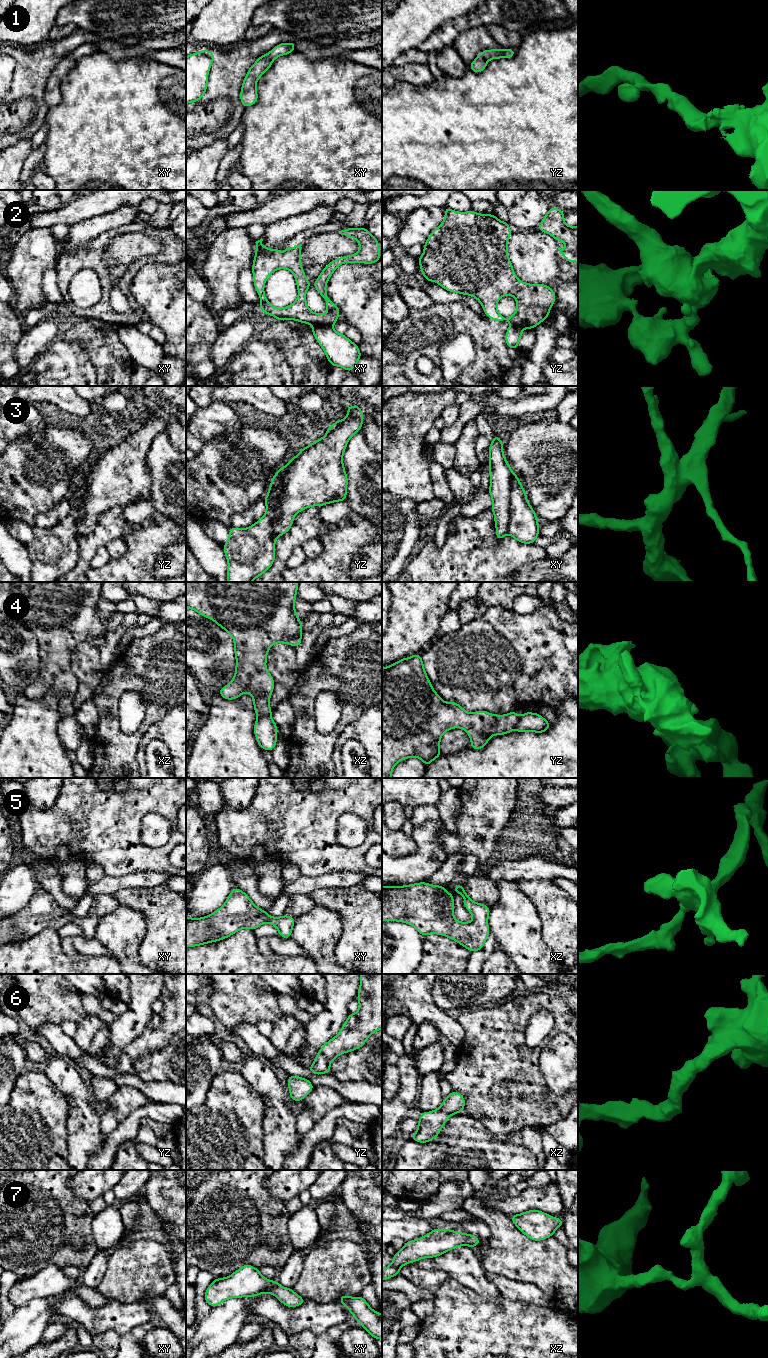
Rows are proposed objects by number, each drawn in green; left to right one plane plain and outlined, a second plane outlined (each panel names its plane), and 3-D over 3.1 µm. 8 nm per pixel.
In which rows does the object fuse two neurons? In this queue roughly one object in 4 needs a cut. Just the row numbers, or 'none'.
2, 4

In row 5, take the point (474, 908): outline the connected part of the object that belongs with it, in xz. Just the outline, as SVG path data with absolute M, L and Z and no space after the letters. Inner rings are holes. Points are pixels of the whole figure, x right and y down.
M426 882L405 886L382 886L382 921L408 923L424 937L428 934L439 934L458 942L471 952L481 950L490 933L487 924L490 907L472 901L461 884L455 885L454 892L464 897L464 906L473 917L471 922L459 922L454 918L453 894L449 894L444 886Z

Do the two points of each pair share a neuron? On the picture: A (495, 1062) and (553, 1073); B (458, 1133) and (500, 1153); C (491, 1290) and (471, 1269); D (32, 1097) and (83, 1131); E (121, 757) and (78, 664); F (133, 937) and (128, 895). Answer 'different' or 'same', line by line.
A: different
B: same
C: same
D: different
E: different
F: different

